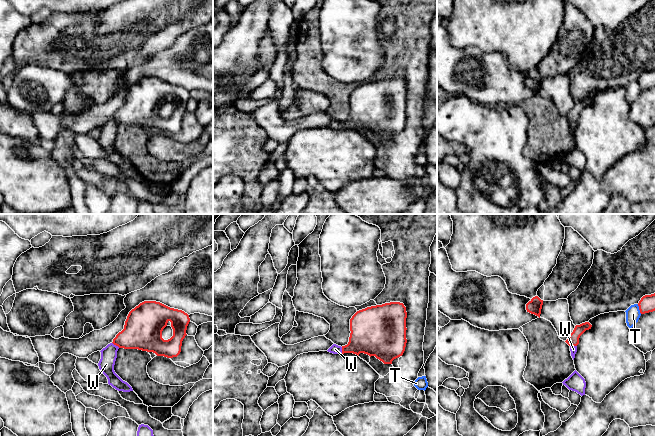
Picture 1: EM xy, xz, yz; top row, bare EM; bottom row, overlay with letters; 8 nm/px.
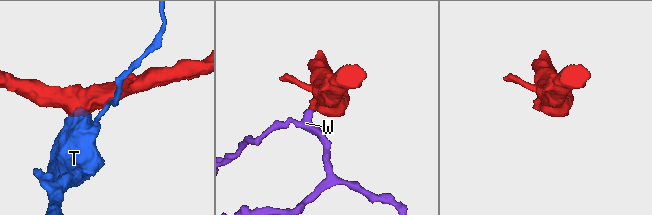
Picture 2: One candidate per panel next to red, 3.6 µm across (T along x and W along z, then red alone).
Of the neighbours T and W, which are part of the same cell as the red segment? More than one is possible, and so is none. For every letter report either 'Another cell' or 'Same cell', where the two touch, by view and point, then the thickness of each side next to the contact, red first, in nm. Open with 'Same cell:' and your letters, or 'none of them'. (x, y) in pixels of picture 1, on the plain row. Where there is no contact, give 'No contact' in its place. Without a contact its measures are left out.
Same cell: W
T: Another cell. Touches red at yz (639, 85). Thickness 130 nm (red) against 120 nm
W: Same cell. Touches red at xy (116, 121). Thickness 300 nm (red) against 130 nm

